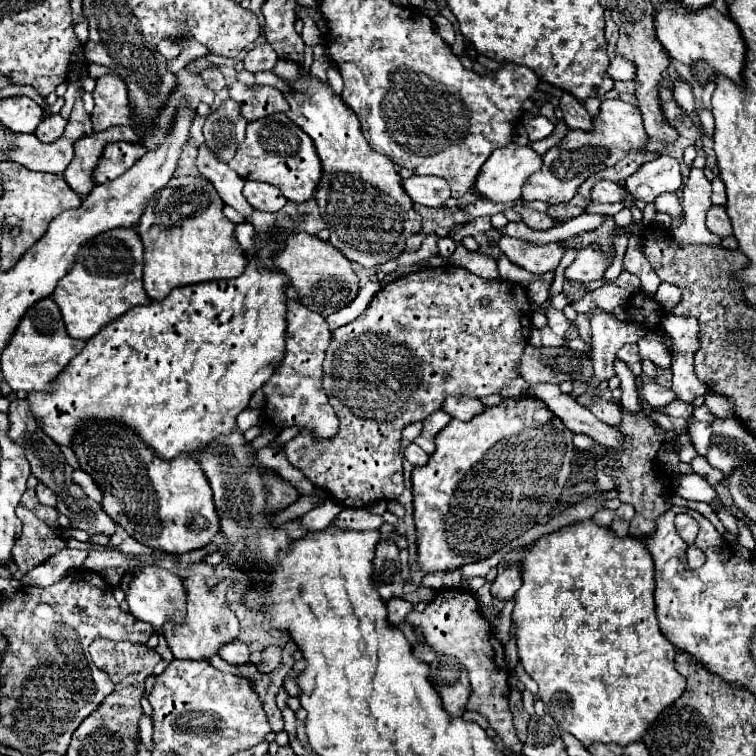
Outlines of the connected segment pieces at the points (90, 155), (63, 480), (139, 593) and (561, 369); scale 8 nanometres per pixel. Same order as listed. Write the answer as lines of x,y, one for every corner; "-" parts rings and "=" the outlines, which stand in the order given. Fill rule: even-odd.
114,126
112,130
100,132
100,134
90,134
84,136
76,142
74,146
74,160
70,162
70,166
64,170
64,180
68,182
68,186
80,194
80,196
88,196
90,190
96,186
94,182
94,166
98,166
98,158
102,156
104,146
108,146
110,142
118,142
118,140
138,140
138,132
132,126
=
14,400
10,402
10,408
8,408
8,418
10,418
10,430
8,430
8,436
10,440
14,440
16,444
20,444
28,454
30,454
30,468
32,468
32,474
42,482
46,484
50,490
56,492
58,496
58,512
64,514
66,518
70,518
72,522
72,528
78,528
78,530
86,530
90,534
98,534
98,532
104,532
104,534
114,534
116,530
116,522
102,510
102,506
94,500
90,500
84,490
72,480
72,472
74,468
66,462
60,446
50,440
40,428
38,424
34,422
34,418
30,418
28,414
28,402
26,400
-
28,418
30,418
30,434
28,434
=
148,566
134,574
134,580
130,582
130,592
126,596
130,614
142,622
148,622
154,626
156,632
162,632
162,626
166,620
178,624
186,616
186,586
182,578
166,568
=
528,344
520,360
520,376
528,384
560,384
564,380
588,382
592,378
592,358
586,352
580,354
570,348
532,348

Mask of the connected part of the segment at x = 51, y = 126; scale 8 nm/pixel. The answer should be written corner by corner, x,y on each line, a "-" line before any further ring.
50,114
42,120
42,124
38,126
38,130
34,132
36,138
40,138
42,142
54,142
62,136
62,130
66,128
66,120
60,114

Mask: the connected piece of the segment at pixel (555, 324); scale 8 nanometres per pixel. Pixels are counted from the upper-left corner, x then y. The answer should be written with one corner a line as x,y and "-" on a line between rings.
551,305
545,309
545,314
548,320
548,326
554,334
558,336
564,336
570,328
570,322
568,318
564,316
563,311
553,308

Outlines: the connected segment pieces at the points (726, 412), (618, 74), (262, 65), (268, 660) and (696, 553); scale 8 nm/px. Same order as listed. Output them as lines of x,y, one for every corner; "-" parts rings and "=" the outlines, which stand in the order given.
708,392
706,396
704,396
704,404
710,408
710,412
714,414
714,416
718,416
718,418
732,418
734,416
734,406
732,406
732,402
730,400
726,400
724,396
720,398
718,394
712,394
712,392
=
616,56
610,66
608,66
608,72
606,72
614,82
618,80
634,80
634,64
=
256,46
252,48
246,58
244,58
244,66
248,72
260,72
260,70
272,70
274,64
278,62
278,56
274,52
272,46
=
268,646
262,652
262,662
256,666
260,672
272,672
282,662
282,650
278,646
=
690,548
690,550
686,552
686,564
688,564
688,566
692,566
692,568
700,568
704,562
706,562
706,556
704,556
702,550
698,550
698,548

